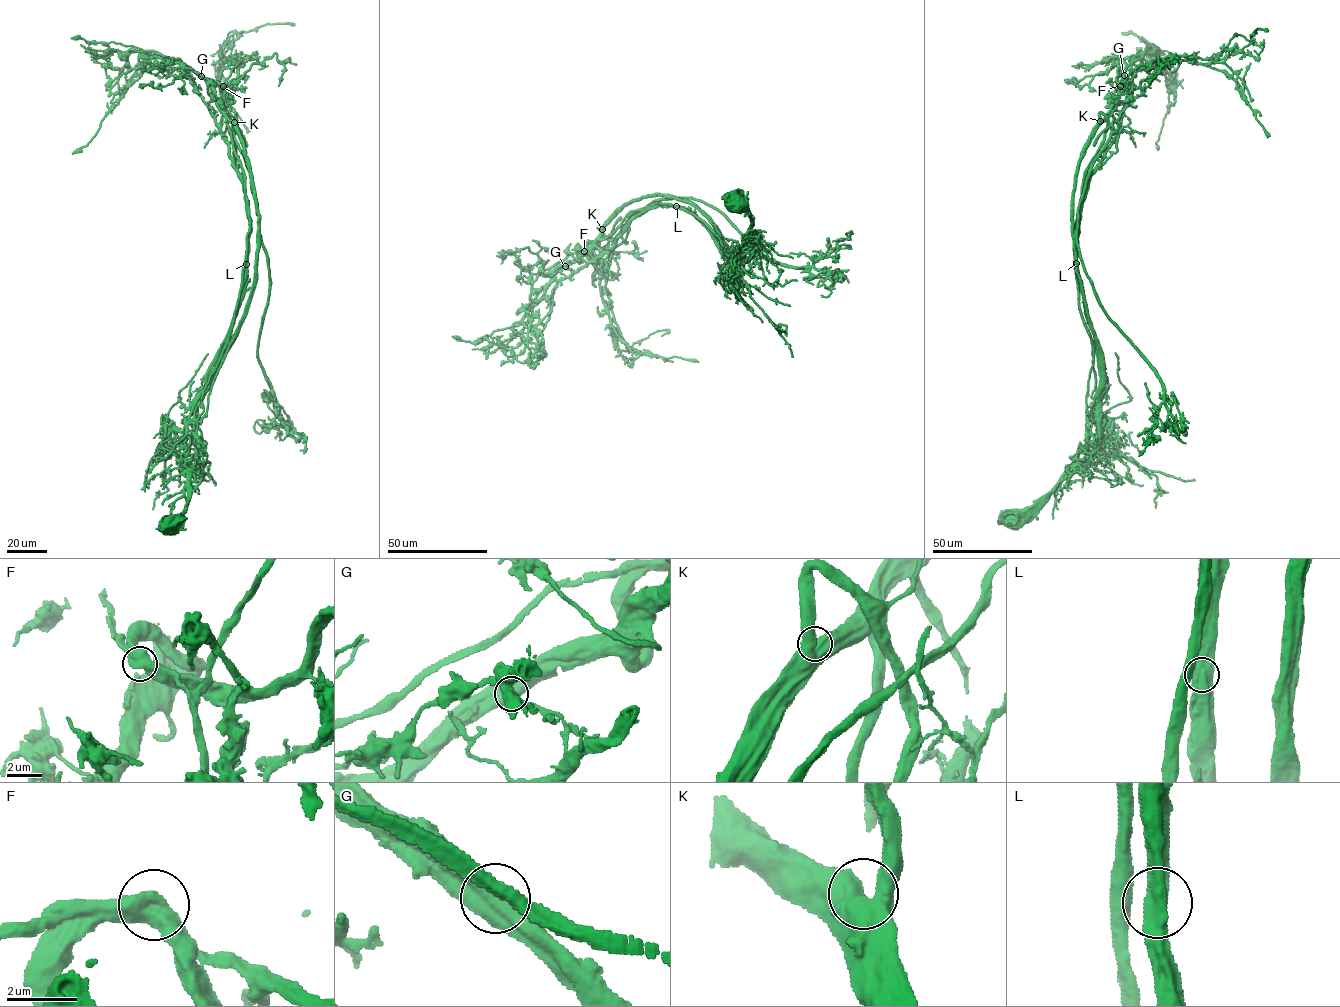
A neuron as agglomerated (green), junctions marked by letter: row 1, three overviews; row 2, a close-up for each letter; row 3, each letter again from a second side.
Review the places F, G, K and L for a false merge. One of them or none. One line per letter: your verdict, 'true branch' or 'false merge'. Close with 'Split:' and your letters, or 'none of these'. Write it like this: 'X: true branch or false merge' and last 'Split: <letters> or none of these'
F: false merge
G: true branch
K: true branch
L: true branch
Split: F

